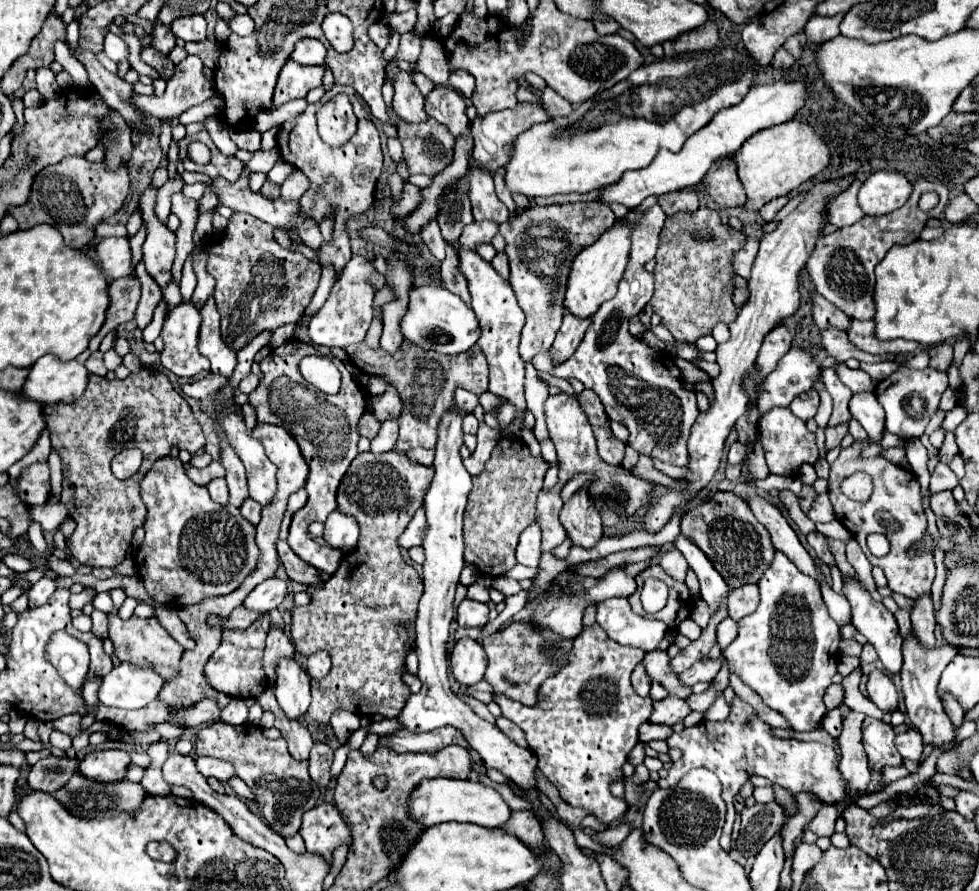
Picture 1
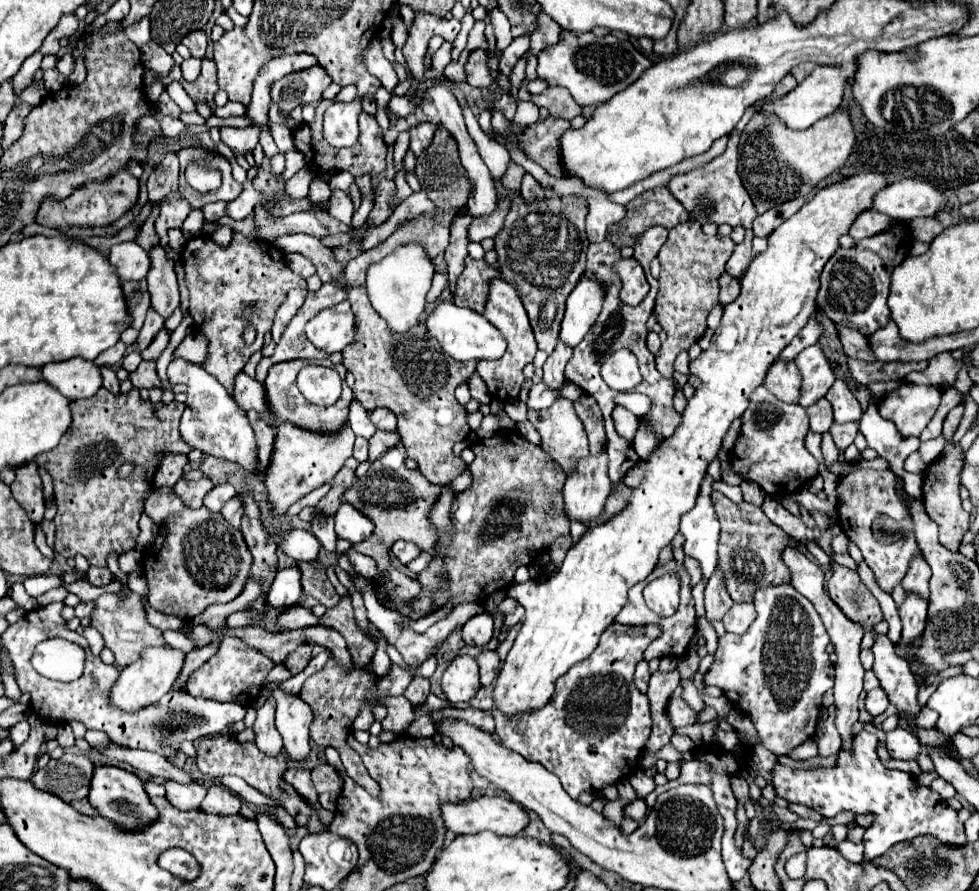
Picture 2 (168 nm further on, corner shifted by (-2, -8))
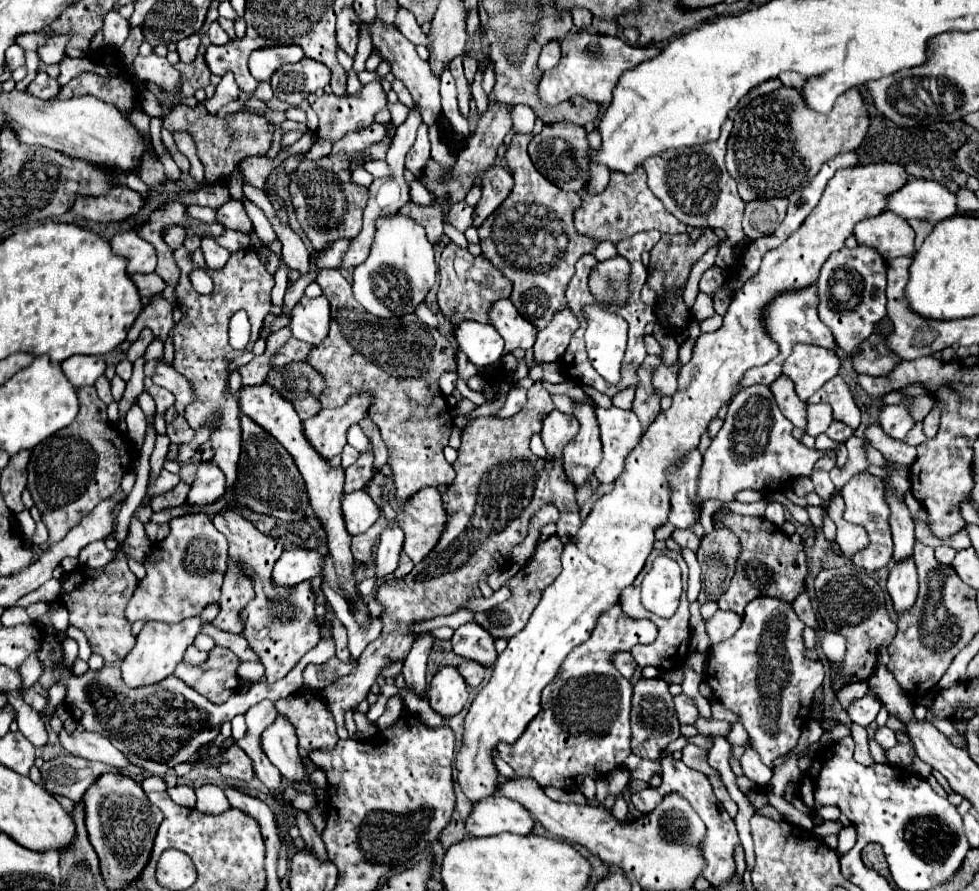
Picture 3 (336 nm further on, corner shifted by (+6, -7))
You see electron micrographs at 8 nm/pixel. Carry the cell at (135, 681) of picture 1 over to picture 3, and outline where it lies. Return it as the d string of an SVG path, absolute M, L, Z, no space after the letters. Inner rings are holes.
M189 617L189 619L183 619L175 625L161 623L161 621L147 621L143 625L141 633L137 635L137 643L135 643L133 651L121 663L125 683L129 687L143 687L143 685L159 683L167 675L171 675L175 671L177 663L181 663L181 659L185 655L185 649L201 633L201 625L203 625L203 621L199 617Z

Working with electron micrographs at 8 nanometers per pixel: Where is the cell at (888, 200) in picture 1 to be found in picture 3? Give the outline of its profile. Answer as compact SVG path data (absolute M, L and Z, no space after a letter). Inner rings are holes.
M915 179L887 199L887 209L903 219L943 221L957 213L957 197L937 181Z

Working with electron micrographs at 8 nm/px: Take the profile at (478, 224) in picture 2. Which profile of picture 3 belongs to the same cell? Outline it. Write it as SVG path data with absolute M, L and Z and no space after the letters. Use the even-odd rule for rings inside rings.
M493 165L483 173L481 189L483 195L475 207L475 227L479 227L511 193L513 187L513 175L503 165Z

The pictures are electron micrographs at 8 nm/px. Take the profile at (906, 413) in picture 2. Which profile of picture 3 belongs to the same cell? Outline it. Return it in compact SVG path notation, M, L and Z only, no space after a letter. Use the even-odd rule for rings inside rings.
M887 405L887 407L883 407L879 423L881 423L883 431L887 435L891 435L893 439L903 439L907 435L907 431L915 425L903 405Z

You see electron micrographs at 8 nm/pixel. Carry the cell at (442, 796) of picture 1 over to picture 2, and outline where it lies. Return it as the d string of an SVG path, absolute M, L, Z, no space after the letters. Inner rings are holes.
M479 796L479 798L459 800L459 804L443 804L441 818L443 818L447 830L451 830L455 834L475 834L481 830L491 830L501 836L517 836L523 832L523 828L529 822L523 806L519 806L511 800L499 798L499 796Z

